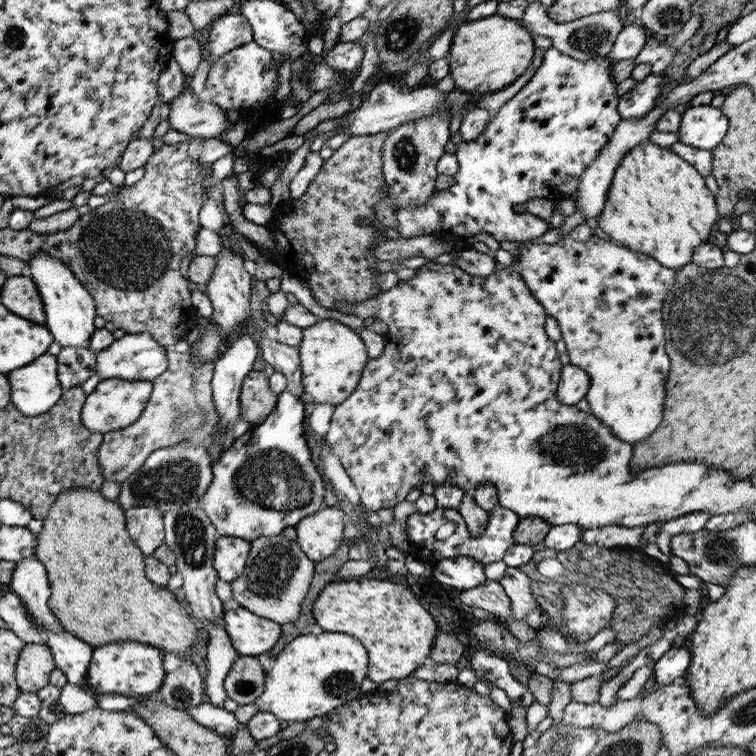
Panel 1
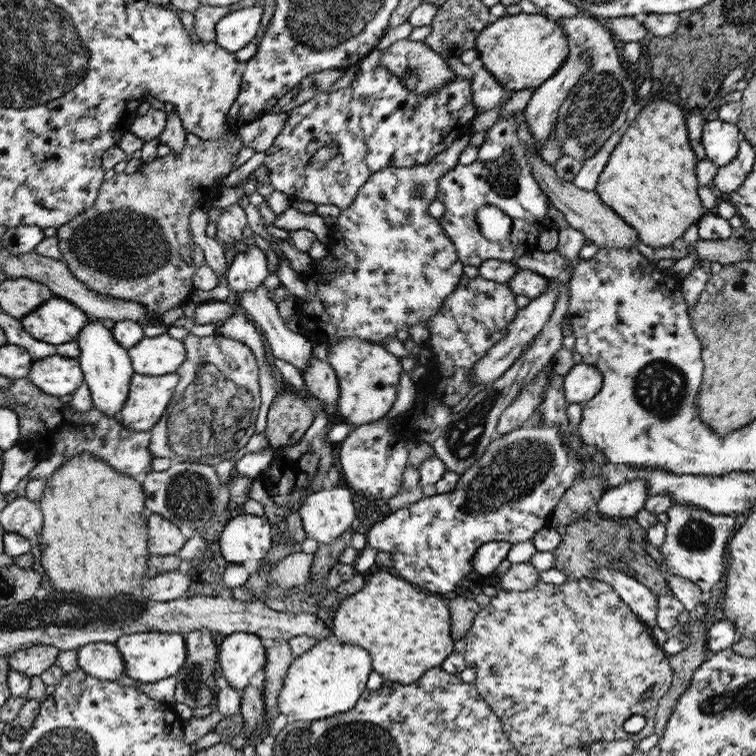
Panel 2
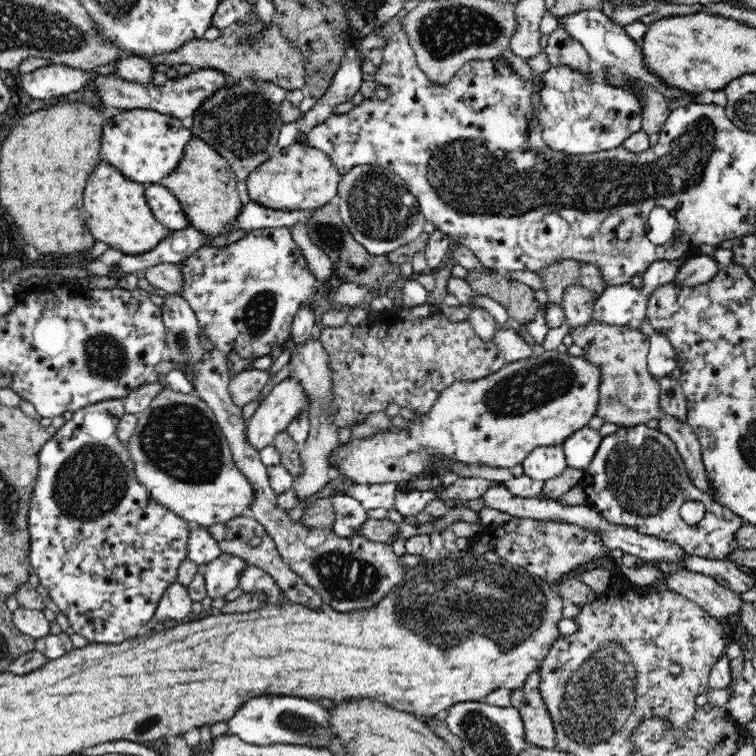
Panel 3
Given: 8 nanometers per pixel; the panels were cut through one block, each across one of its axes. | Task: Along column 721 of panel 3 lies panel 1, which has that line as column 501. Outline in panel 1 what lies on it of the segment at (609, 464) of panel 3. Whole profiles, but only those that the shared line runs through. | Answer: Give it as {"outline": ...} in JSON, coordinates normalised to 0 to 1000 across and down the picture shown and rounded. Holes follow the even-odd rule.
{"outline":[[[656,667],[653,673],[646,677],[647,688],[640,697],[640,705],[632,710],[622,709],[619,694],[614,685],[601,672],[577,672],[567,680],[549,679],[541,683],[537,696],[541,717],[553,722],[553,741],[569,746],[571,750],[582,741],[598,737],[615,735],[630,739],[642,747],[649,743],[664,742],[667,733],[675,722],[680,721],[680,701],[688,692],[689,684],[677,675]]]}

